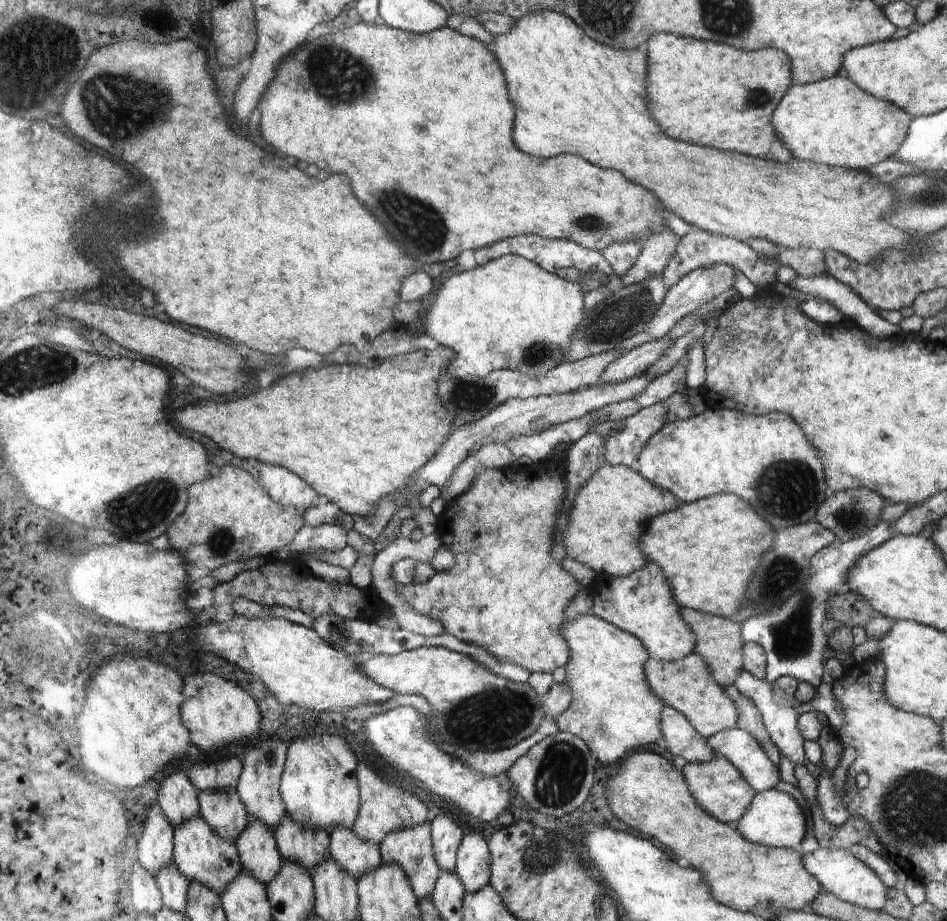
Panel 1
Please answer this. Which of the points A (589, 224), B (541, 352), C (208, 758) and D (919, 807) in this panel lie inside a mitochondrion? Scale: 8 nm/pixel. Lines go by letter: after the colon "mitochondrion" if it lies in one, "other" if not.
A: mitochondrion
B: mitochondrion
C: other
D: mitochondrion

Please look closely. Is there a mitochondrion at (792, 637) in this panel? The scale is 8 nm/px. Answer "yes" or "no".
yes

